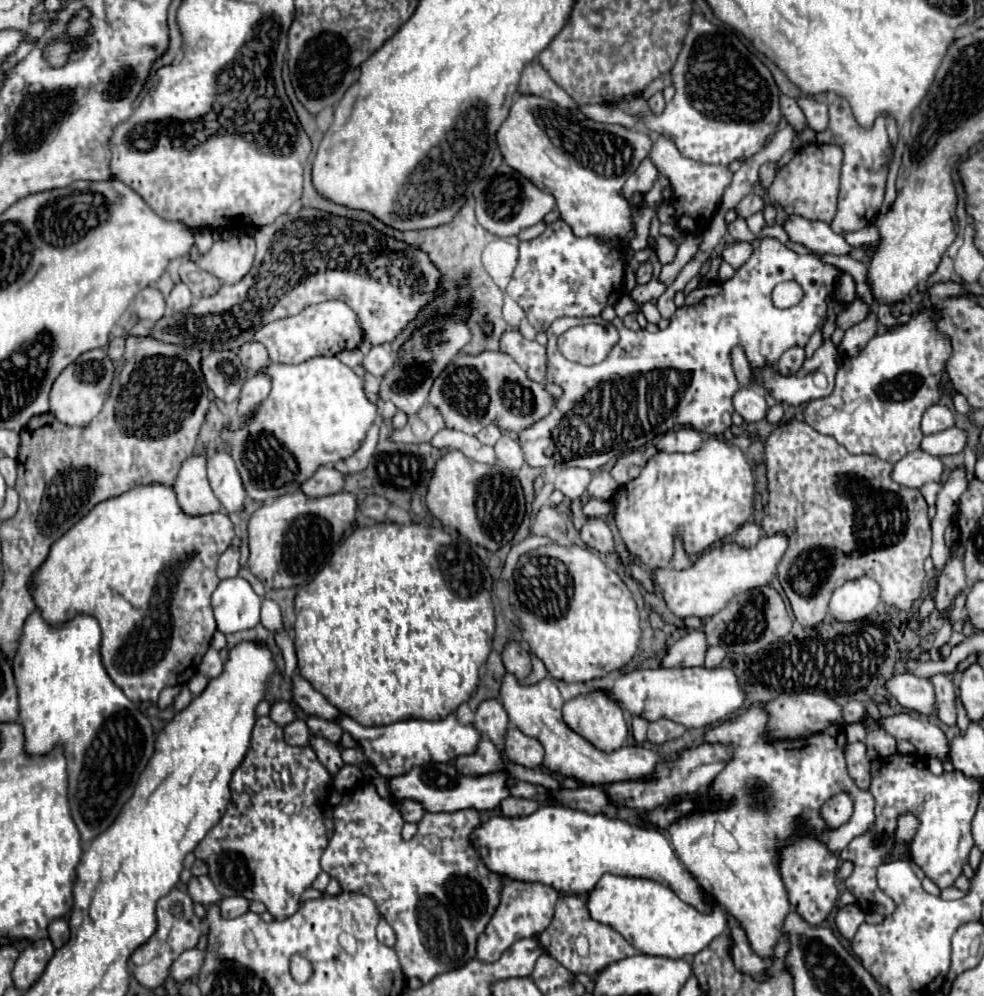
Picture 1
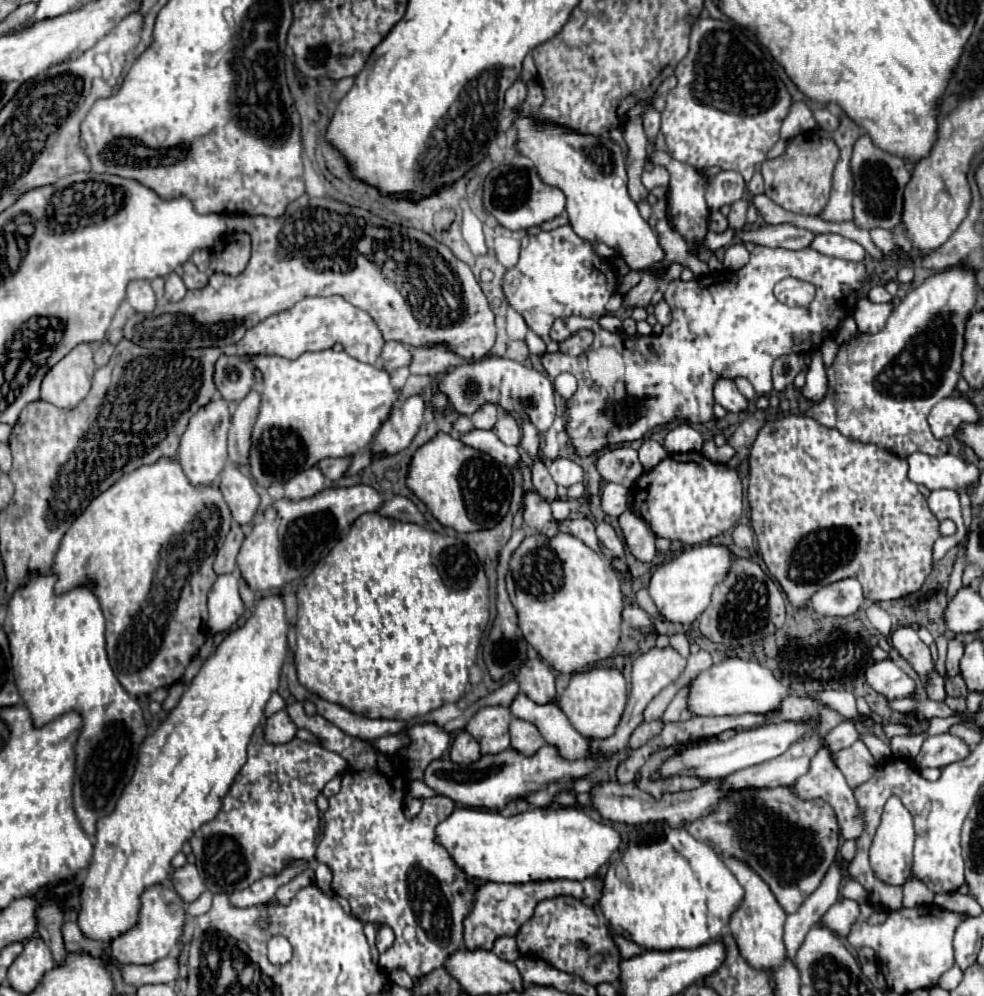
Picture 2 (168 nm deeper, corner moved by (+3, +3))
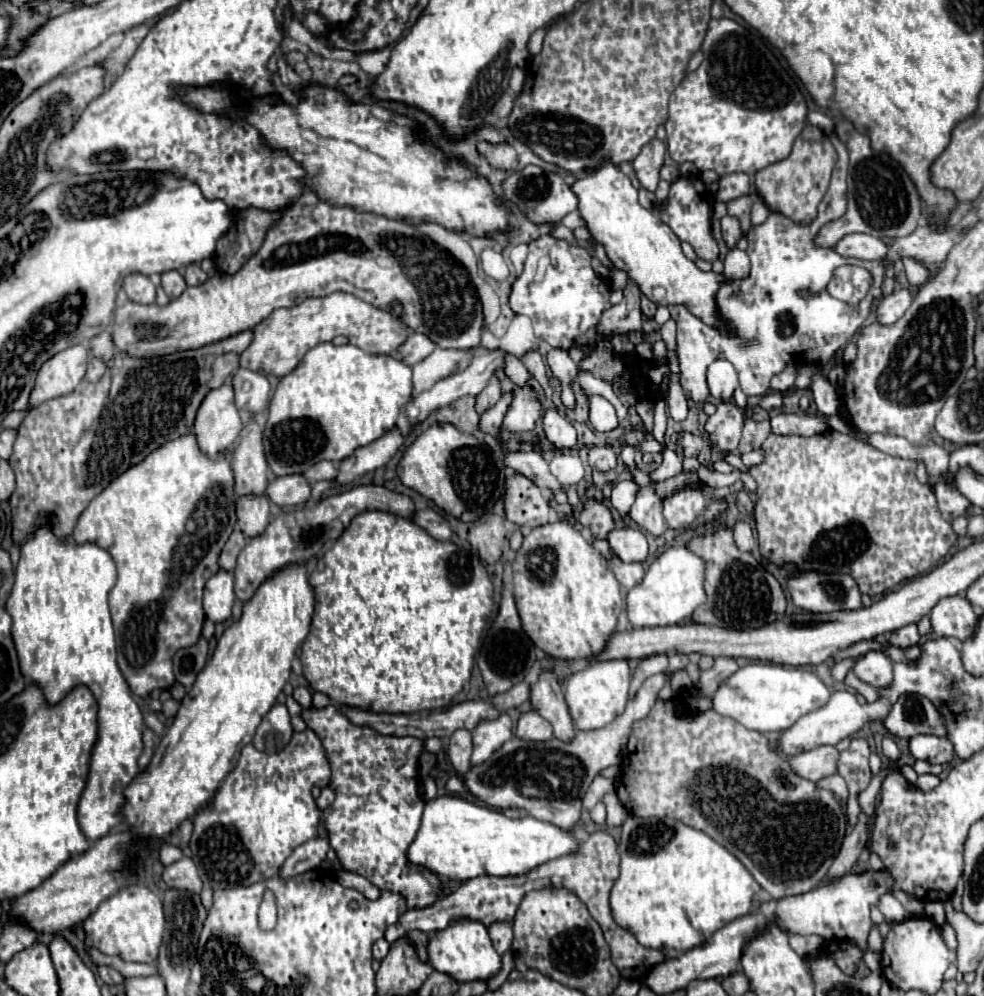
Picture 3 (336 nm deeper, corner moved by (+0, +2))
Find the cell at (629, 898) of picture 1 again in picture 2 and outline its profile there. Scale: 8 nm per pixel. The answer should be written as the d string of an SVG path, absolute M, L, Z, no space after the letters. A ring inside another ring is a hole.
M642 823L642 825L636 825L634 829L628 831L628 847L622 851L622 855L618 859L614 859L608 867L608 873L604 877L604 895L598 903L602 915L606 917L606 921L612 925L614 933L618 935L624 935L626 939L642 945L642 949L648 949L648 951L670 951L670 949L696 949L698 945L706 945L714 939L718 939L722 933L724 933L724 927L728 925L732 913L742 905L742 899L744 899L744 889L742 885L736 881L736 877L732 875L732 871L726 867L726 863L722 861L722 857L716 853L714 845L708 843L708 841L698 841L694 839L684 827L670 827L668 823Z

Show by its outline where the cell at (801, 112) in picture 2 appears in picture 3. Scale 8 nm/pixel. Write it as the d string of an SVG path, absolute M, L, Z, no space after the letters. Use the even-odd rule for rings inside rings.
M811 110L807 114L807 124L821 128L825 134L833 134L833 120L827 114L823 114L823 112L813 112Z

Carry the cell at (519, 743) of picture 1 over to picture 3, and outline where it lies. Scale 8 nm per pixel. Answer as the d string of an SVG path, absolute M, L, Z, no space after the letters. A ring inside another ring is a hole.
M529 710L529 712L521 714L515 736L531 740L531 742L545 742L545 740L553 738L553 730L545 718L541 718L535 710Z

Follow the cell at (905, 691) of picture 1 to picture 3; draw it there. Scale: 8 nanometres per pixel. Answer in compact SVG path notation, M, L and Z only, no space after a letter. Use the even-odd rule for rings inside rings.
M869 650L861 656L861 660L855 664L853 672L867 684L875 688L887 688L893 684L893 662L883 654Z

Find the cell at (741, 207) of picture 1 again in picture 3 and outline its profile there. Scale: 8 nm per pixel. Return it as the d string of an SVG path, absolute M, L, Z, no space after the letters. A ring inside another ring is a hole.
M729 214L725 218L721 218L721 228L723 228L723 238L725 238L725 242L727 242L729 248L733 248L739 242L739 238L743 236L739 220L733 218L733 216L729 216Z

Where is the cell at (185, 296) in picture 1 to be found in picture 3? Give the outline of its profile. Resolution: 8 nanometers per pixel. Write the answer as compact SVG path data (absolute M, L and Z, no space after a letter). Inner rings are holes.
M177 270L163 272L163 274L161 274L161 286L163 286L163 290L167 292L169 298L179 298L179 296L183 294L183 290L187 288L183 276L181 276Z

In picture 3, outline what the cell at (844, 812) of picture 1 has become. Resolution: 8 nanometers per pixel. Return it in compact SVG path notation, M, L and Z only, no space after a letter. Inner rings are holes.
M657 700L645 720L633 726L621 758L617 794L633 816L675 818L721 842L773 900L817 888L839 854L847 830L847 816L835 796L797 776L787 758L763 734L747 730L737 720L721 716L715 710L685 718L679 714L677 704L661 700Z

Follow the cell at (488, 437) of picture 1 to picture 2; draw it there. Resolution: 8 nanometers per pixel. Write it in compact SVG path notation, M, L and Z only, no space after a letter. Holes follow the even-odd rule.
M486 403L476 413L472 413L470 419L476 429L492 429L496 417L498 417L498 407L494 403Z

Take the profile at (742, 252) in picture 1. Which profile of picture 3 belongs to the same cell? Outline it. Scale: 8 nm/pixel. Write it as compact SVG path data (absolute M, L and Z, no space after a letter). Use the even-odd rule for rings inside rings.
M731 248L725 256L725 270L723 276L727 280L737 280L737 278L747 278L749 276L749 256L747 252L739 248Z

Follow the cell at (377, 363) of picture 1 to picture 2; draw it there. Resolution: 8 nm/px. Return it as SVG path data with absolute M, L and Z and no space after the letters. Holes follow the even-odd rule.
M388 341L382 349L382 361L384 361L384 369L390 369L390 371L396 371L400 367L406 367L410 365L412 361L412 353L408 349L408 345L400 343L400 341Z

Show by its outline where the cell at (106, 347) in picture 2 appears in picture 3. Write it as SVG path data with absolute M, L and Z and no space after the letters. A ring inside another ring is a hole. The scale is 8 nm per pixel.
M93 356L93 358L89 360L89 368L87 368L85 378L87 378L89 382L97 382L97 380L105 374L105 370L107 370L107 364L105 364L101 358Z

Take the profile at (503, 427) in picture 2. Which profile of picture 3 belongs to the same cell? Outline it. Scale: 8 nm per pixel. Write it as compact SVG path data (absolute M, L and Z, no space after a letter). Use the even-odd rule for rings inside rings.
M531 386L519 388L515 392L515 398L503 418L503 430L511 434L523 434L535 430L535 422L541 418L543 408L537 400L537 394Z

